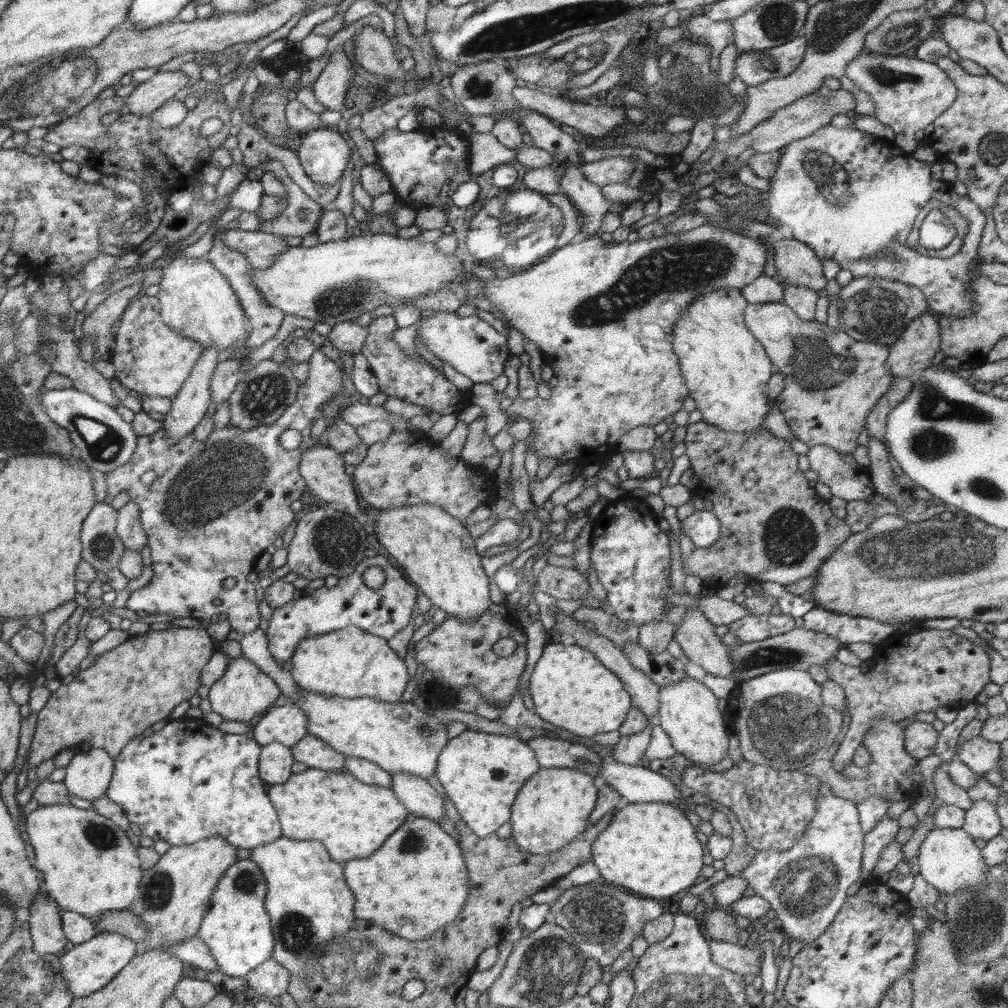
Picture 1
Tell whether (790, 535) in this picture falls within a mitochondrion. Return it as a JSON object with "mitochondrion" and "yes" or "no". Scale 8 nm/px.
{"mitochondrion":"yes"}

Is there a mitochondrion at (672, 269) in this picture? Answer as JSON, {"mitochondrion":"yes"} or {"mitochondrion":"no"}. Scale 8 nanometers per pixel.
{"mitochondrion":"yes"}

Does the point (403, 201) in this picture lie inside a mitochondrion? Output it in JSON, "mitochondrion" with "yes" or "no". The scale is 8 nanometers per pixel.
{"mitochondrion":"no"}

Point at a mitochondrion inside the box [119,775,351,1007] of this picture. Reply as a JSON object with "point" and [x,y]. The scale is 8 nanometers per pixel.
{"point":[296,934]}

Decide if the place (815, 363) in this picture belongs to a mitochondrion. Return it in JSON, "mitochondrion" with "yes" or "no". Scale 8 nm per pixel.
{"mitochondrion":"yes"}

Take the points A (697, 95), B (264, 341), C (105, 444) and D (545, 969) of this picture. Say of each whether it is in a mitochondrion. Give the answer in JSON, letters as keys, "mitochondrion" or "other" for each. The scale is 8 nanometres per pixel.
{"A":"mitochondrion","B":"other","C":"mitochondrion","D":"mitochondrion"}

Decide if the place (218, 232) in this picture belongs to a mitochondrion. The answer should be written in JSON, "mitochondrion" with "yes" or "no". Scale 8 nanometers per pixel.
{"mitochondrion":"no"}

